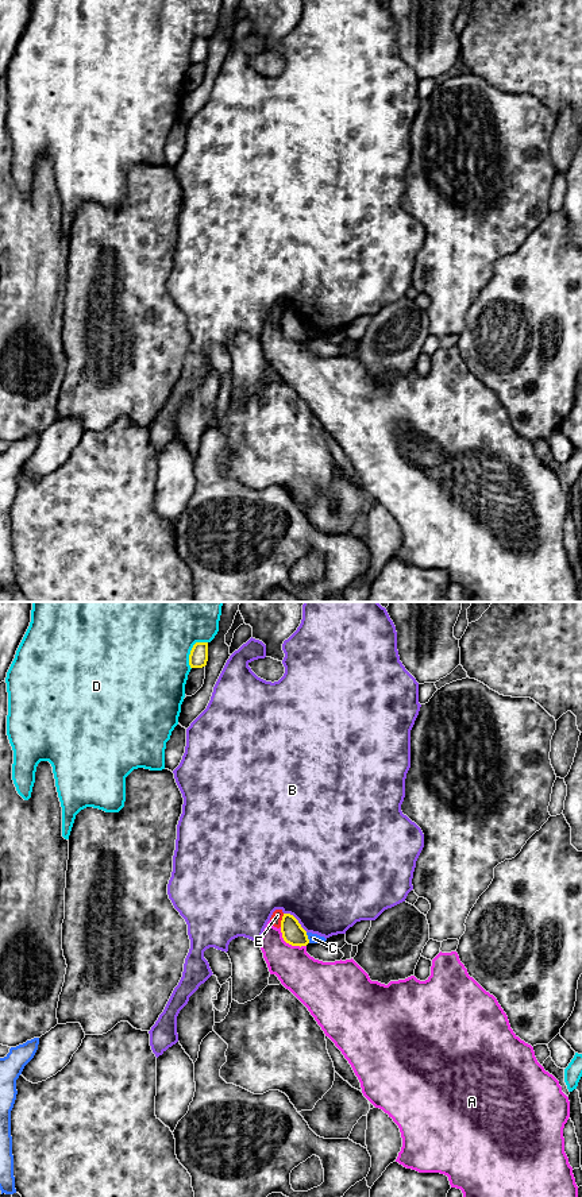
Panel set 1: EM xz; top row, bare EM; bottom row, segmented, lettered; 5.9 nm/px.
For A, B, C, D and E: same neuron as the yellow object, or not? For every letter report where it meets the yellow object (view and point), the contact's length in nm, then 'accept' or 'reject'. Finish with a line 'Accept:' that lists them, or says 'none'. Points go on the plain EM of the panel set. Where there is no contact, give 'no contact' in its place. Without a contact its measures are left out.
A: xz (289, 339) | 200 nm | reject
B: xz (296, 315) | 180 nm | reject
C: xz (307, 333) | 70 nm | reject
D: xz (191, 46) | 190 nm | reject
E: xz (281, 316) | 80 nm | reject
Accept: none

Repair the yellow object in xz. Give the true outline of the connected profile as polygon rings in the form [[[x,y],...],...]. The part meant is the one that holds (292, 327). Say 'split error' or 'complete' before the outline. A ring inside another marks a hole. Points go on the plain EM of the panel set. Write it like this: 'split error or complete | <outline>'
complete | [[[284,309],[281,316],[281,328],[284,336],[292,341],[301,343],[309,339],[307,327],[301,323],[298,316],[290,309]]]

